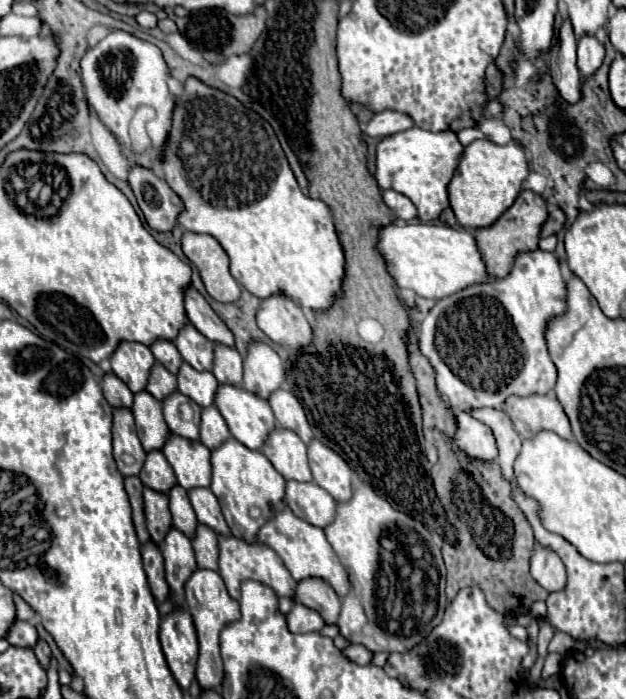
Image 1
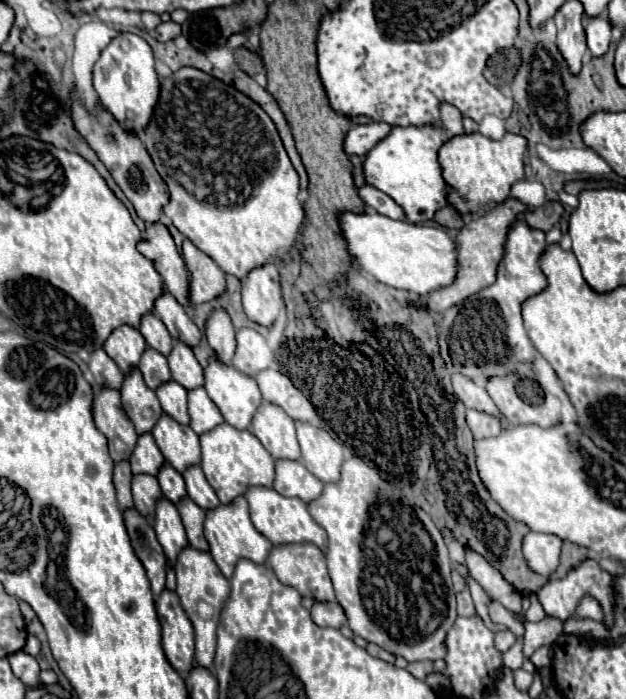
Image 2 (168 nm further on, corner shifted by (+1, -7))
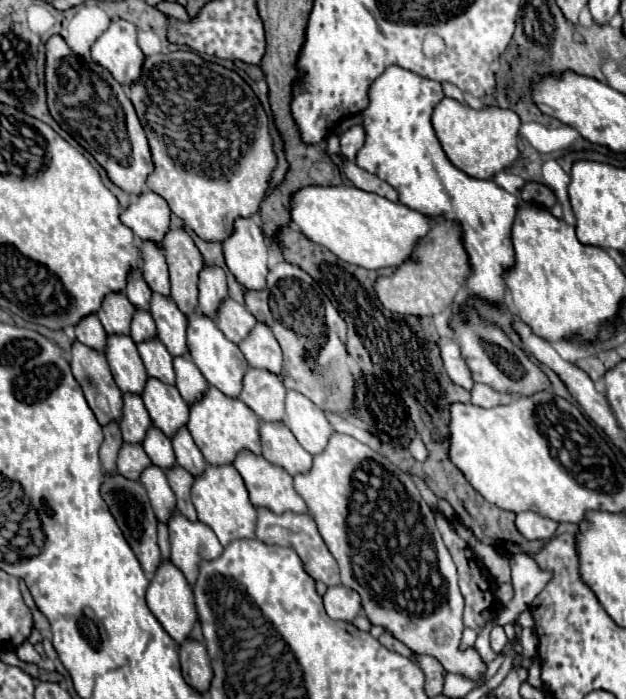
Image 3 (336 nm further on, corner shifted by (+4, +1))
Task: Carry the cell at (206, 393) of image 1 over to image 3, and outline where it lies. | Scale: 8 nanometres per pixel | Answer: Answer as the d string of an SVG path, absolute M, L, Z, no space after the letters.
M153 293L151 317L155 319L159 341L169 349L169 353L173 357L187 357L187 317L179 311L179 307L171 299Z

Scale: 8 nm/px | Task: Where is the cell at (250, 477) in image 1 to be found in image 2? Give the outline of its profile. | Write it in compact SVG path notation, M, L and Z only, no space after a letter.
M224 421L200 435L200 447L200 467L222 503L244 495L244 489L248 489L248 485L272 485L274 459L248 429L236 429Z

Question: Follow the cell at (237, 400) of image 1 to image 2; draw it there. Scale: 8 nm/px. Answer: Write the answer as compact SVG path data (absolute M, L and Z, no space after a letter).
M212 353L210 363L204 367L204 389L208 393L208 397L216 403L216 407L220 409L224 421L228 421L230 425L234 425L236 429L248 429L250 421L252 421L252 413L256 413L262 397L260 397L260 389L256 385L256 381L250 375L240 373L234 365L222 363L216 353Z

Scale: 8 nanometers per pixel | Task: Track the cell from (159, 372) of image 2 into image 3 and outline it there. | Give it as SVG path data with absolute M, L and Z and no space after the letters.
M135 311L131 323L131 339L139 345L141 341L149 341L149 337L157 337L157 327L149 311Z

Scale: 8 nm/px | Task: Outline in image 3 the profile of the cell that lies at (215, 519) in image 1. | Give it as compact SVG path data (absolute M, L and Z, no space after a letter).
M185 427L179 429L179 431L173 435L171 443L173 443L173 451L175 451L177 465L181 465L181 467L183 467L187 473L191 473L193 477L199 477L201 473L205 473L207 463L205 463L201 451L197 449L195 441L191 439L191 435L189 435L189 431L187 431Z

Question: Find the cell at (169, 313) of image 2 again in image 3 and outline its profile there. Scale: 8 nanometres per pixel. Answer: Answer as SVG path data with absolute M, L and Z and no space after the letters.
M143 241L139 243L141 249L141 271L145 277L145 283L153 293L161 293L163 297L171 297L169 293L169 271L165 263L163 251L159 251L153 243Z

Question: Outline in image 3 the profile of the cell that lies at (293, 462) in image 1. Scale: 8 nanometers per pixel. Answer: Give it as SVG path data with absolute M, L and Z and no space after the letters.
M251 369L243 377L241 401L253 409L261 421L283 423L285 421L285 387L281 379L269 371Z

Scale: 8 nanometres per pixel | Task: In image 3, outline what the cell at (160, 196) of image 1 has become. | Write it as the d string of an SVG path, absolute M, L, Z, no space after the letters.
M59 35L47 41L45 83L49 111L61 129L71 133L73 139L97 159L119 189L139 197L147 177L153 173L153 159L145 131L123 87L97 63L81 61Z

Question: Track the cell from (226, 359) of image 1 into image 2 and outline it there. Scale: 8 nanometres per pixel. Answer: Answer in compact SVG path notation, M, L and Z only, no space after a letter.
M214 309L210 317L206 319L206 337L210 347L216 351L216 355L222 361L232 361L232 353L236 349L236 329L232 325L232 319L224 309Z

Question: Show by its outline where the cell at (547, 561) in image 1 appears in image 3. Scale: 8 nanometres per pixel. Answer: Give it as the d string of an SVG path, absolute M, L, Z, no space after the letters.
M525 511L525 513L519 513L517 515L517 521L515 521L519 533L529 539L529 541L545 541L545 539L551 539L555 535L555 529L557 529L557 523L547 519L547 517L541 517L537 513L531 513L531 511Z

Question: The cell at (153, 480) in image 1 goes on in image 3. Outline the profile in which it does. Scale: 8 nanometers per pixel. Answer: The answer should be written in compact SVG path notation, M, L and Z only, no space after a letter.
M127 393L123 397L123 419L119 423L123 441L125 443L143 443L149 427L151 427L151 417L143 405L143 399Z

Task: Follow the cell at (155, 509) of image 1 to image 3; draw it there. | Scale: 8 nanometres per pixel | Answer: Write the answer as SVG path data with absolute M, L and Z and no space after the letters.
M123 443L117 459L117 469L125 479L139 481L141 473L151 465L147 453L143 451L141 445L127 445Z

